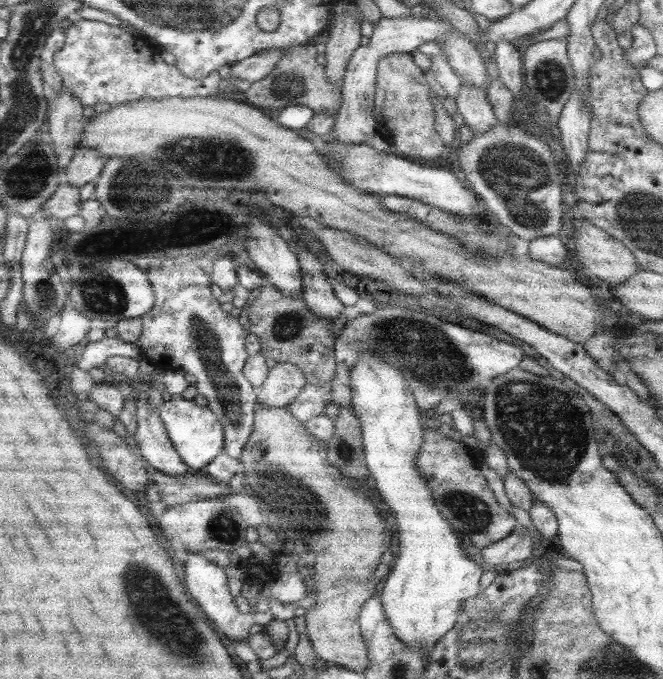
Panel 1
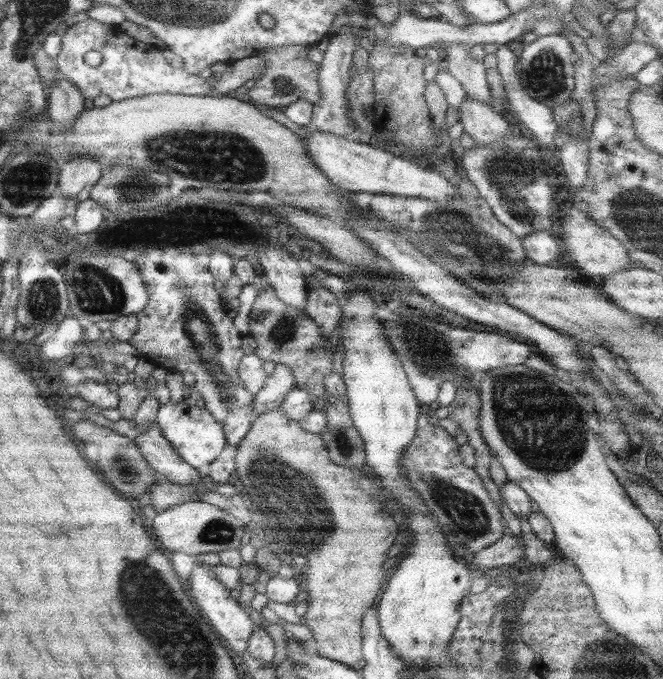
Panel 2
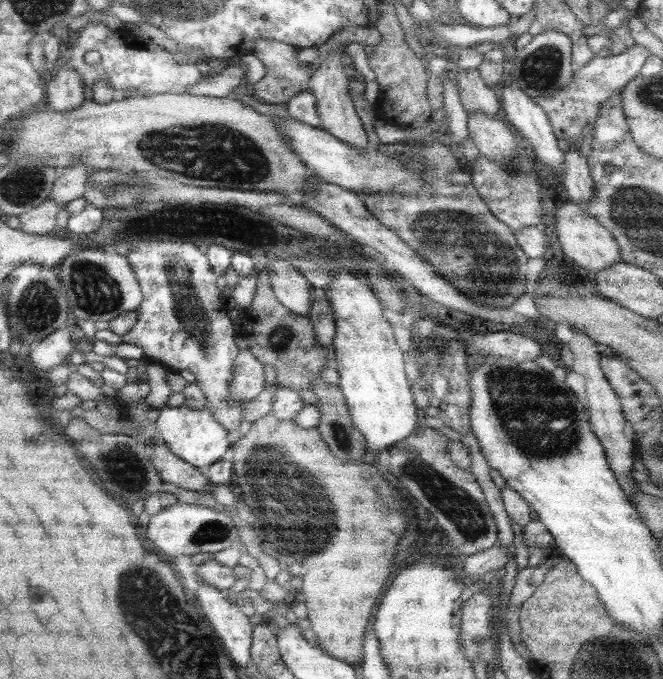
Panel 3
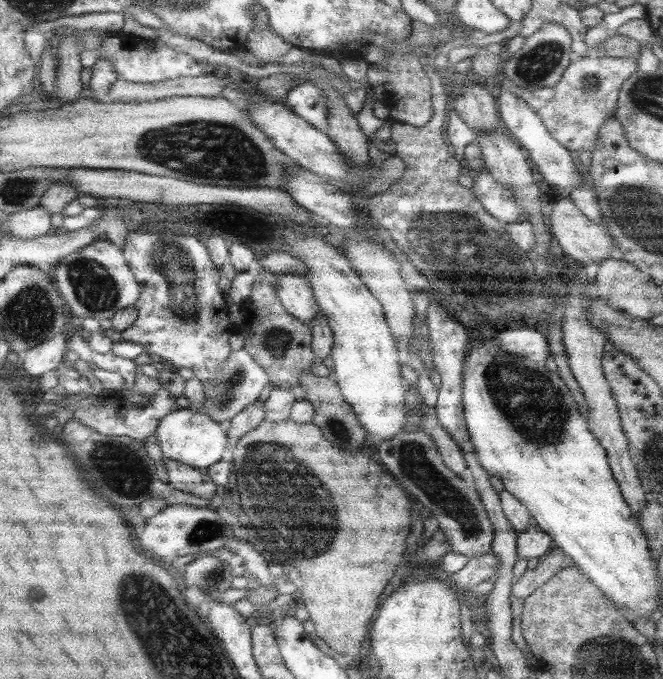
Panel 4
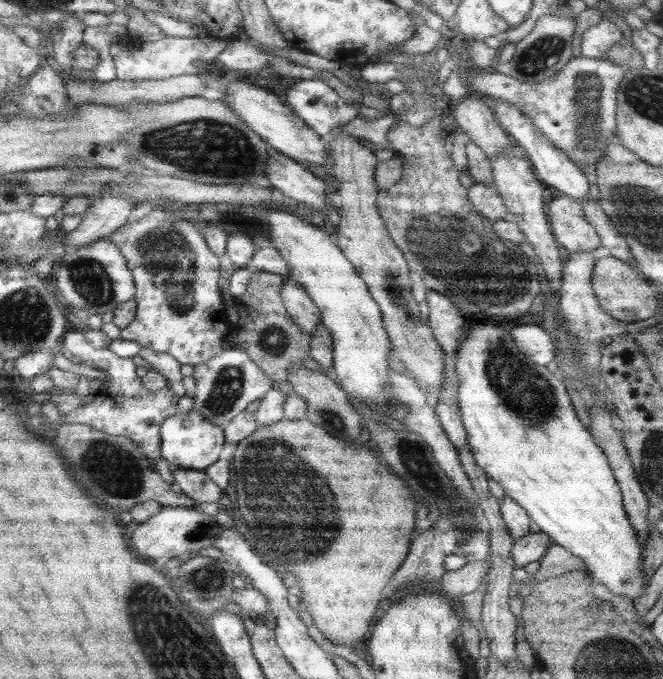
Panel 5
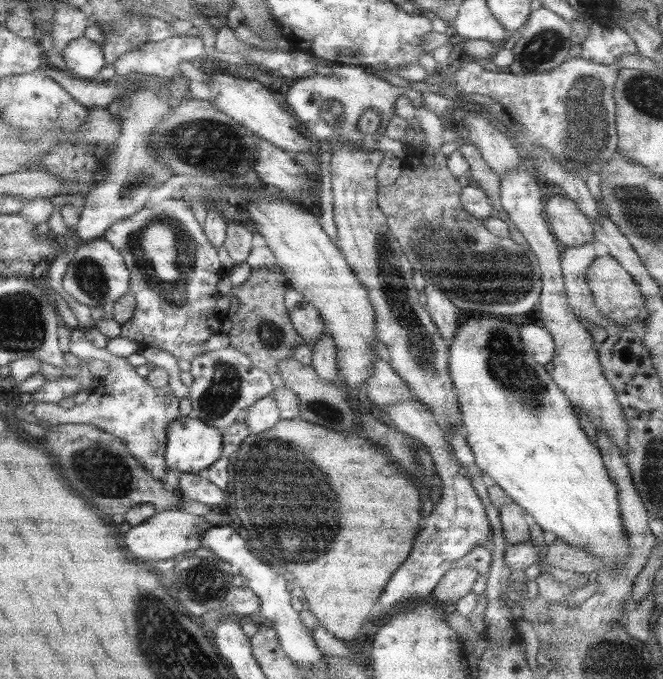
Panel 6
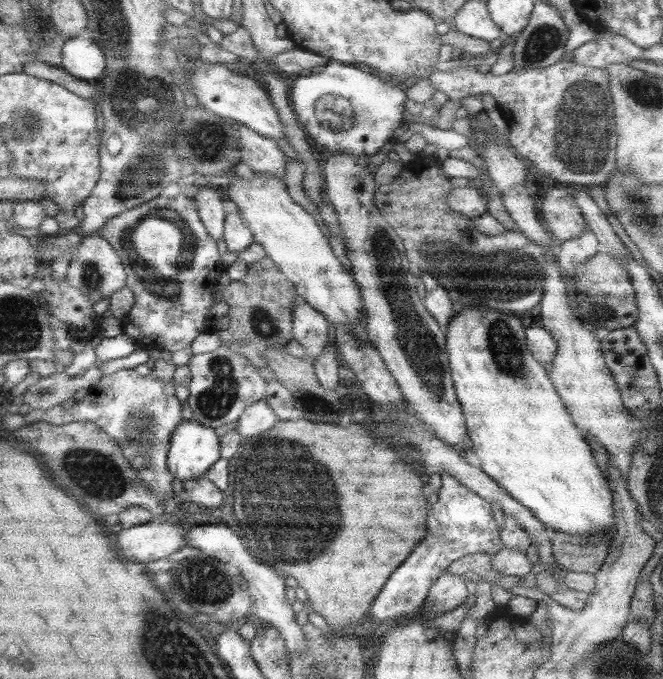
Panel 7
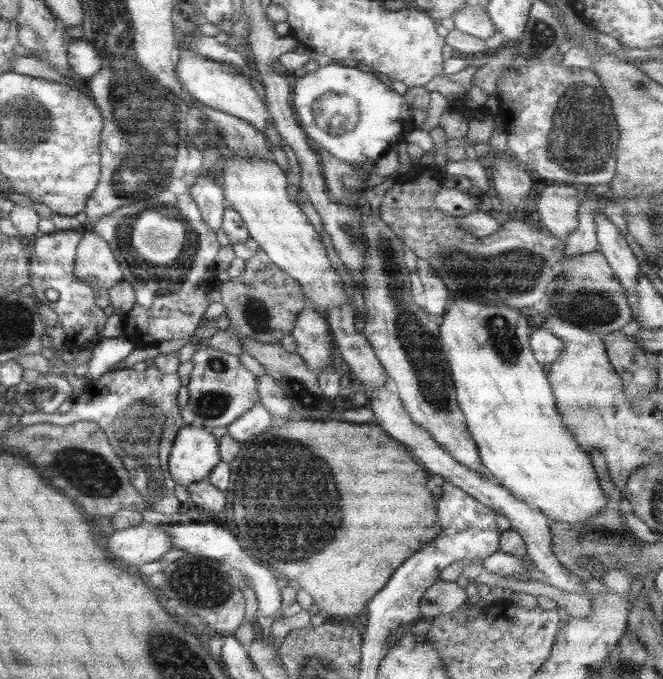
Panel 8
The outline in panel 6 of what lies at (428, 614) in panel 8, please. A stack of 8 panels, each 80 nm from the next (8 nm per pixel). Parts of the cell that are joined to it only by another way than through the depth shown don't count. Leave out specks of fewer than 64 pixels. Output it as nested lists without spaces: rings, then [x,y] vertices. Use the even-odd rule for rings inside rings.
[[[451,566],[443,573],[443,576],[440,576],[439,582],[429,594],[430,598],[443,606],[453,604],[471,592],[472,584],[477,577],[478,574],[473,568]]]

